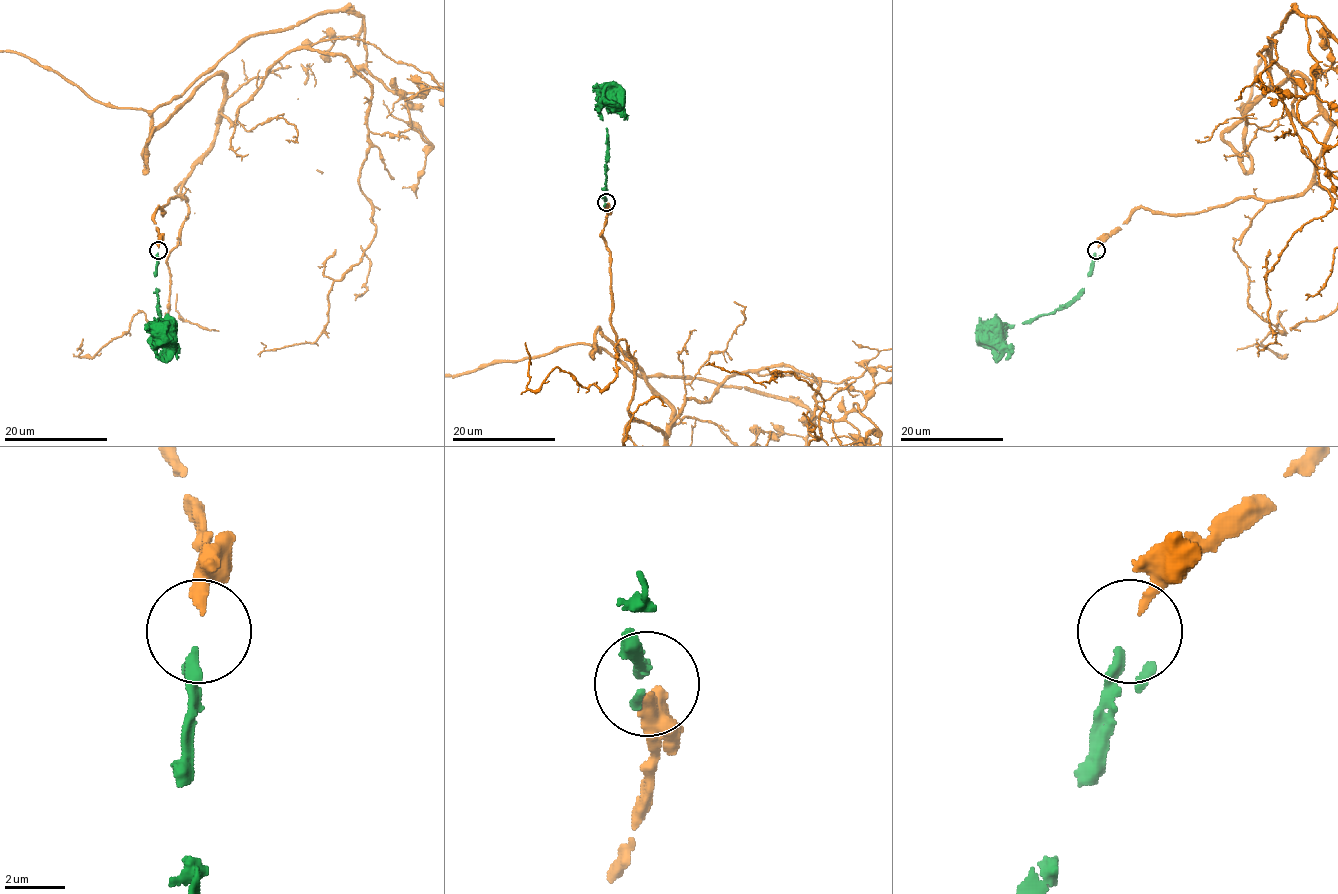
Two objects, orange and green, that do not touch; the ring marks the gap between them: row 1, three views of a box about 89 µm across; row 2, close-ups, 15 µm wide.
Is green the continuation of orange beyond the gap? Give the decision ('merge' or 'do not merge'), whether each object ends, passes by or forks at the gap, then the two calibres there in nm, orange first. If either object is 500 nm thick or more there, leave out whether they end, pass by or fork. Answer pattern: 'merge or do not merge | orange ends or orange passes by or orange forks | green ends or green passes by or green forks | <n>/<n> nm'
merge | orange ends | green passes by | 300/240 nm

